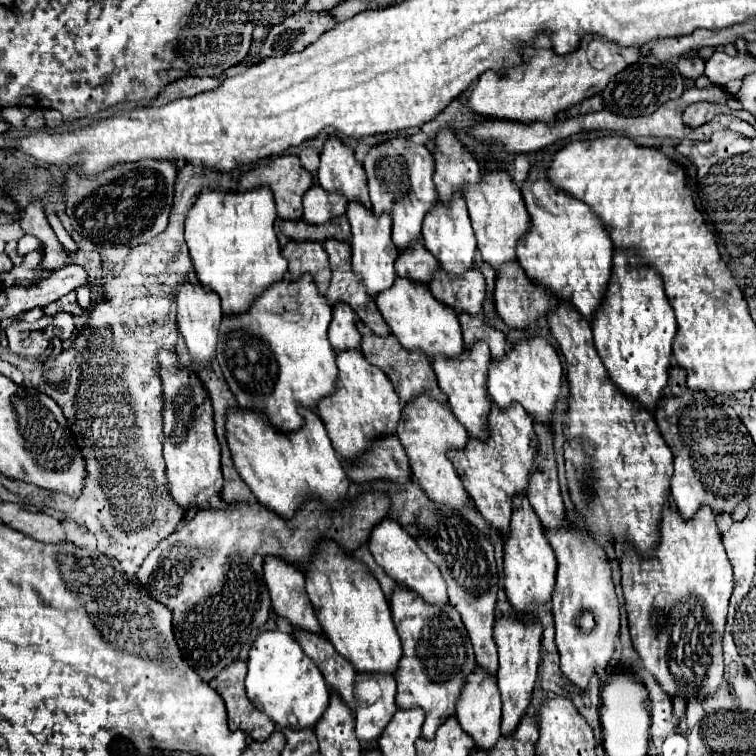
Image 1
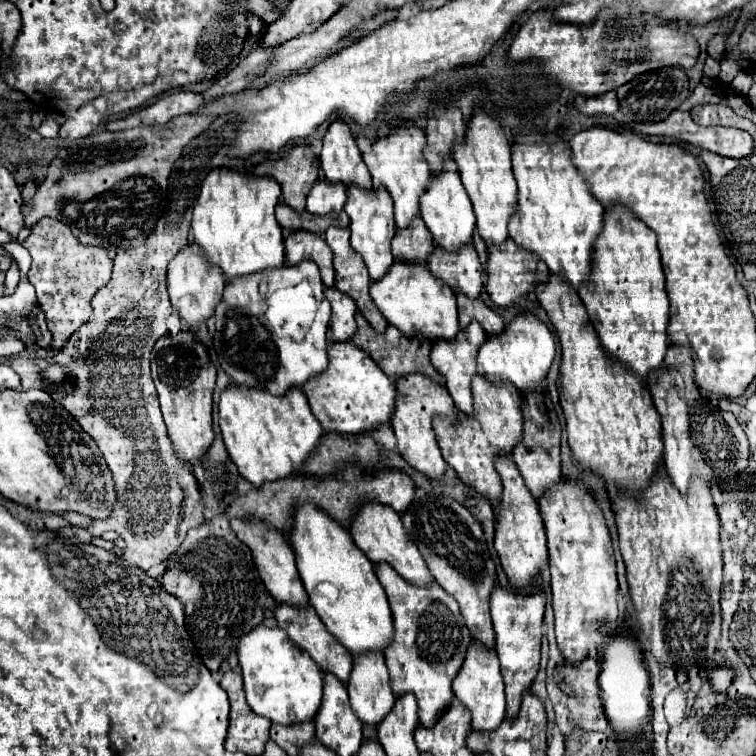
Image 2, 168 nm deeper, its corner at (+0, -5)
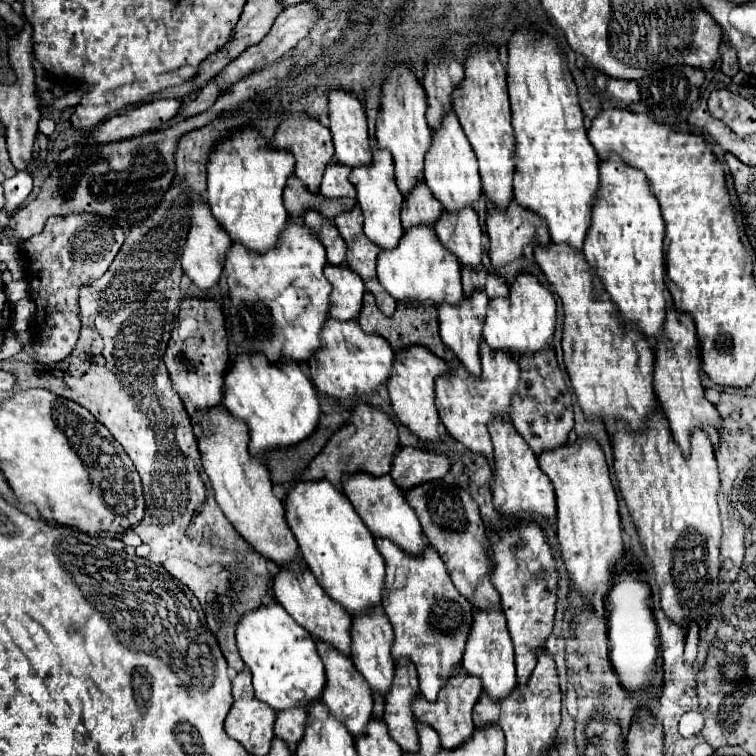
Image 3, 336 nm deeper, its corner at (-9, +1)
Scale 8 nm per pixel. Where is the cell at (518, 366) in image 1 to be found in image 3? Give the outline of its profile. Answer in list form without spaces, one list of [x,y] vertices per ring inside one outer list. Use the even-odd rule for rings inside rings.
[[[521,272],[511,288],[507,298],[491,298],[487,308],[487,318],[483,326],[483,338],[485,342],[499,350],[507,348],[513,354],[521,352],[537,352],[551,344],[555,332],[555,298],[533,274]]]

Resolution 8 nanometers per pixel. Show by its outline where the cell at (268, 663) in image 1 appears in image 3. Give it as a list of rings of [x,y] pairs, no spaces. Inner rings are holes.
[[[279,602],[261,606],[259,610],[249,610],[245,612],[239,622],[237,622],[237,630],[235,630],[235,638],[237,638],[237,648],[239,654],[243,658],[243,662],[247,664],[247,668],[253,674],[253,688],[255,688],[255,696],[269,704],[273,710],[287,710],[287,708],[295,708],[295,706],[307,706],[311,700],[317,700],[323,692],[325,686],[325,670],[321,664],[321,658],[317,654],[315,648],[315,640],[313,636],[299,626]]]

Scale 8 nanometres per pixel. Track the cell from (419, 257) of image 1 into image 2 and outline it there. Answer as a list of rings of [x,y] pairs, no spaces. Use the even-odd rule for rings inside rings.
[[[420,216],[412,222],[410,228],[396,230],[396,236],[392,238],[392,254],[396,262],[422,264],[428,260],[432,252],[434,252],[434,244]]]

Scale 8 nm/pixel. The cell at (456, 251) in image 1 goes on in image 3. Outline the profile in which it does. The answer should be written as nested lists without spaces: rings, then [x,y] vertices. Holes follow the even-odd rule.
[[[453,110],[447,114],[447,118],[443,118],[443,124],[439,124],[439,132],[433,132],[431,136],[431,148],[427,150],[423,174],[425,184],[449,212],[461,210],[467,204],[477,204],[481,196],[481,180],[475,164],[475,154],[471,152],[471,144]]]

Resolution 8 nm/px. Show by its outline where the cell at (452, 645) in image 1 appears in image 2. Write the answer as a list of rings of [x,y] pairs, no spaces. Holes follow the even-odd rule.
[[[380,564],[376,574],[386,590],[394,620],[394,642],[384,652],[394,696],[400,698],[412,692],[418,702],[420,724],[432,728],[442,712],[452,704],[452,680],[460,672],[466,650],[472,644],[470,630],[460,616],[458,602],[438,584],[412,586],[388,564]]]

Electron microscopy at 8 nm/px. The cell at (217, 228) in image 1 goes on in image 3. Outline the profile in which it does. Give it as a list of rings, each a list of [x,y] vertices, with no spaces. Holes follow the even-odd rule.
[[[233,130],[229,140],[215,144],[215,152],[211,152],[207,162],[207,200],[213,216],[229,232],[233,242],[241,242],[255,252],[265,252],[279,240],[287,224],[283,188],[287,184],[287,178],[293,174],[293,168],[295,160],[291,160],[291,152],[275,152],[275,148],[271,148],[257,130]]]

